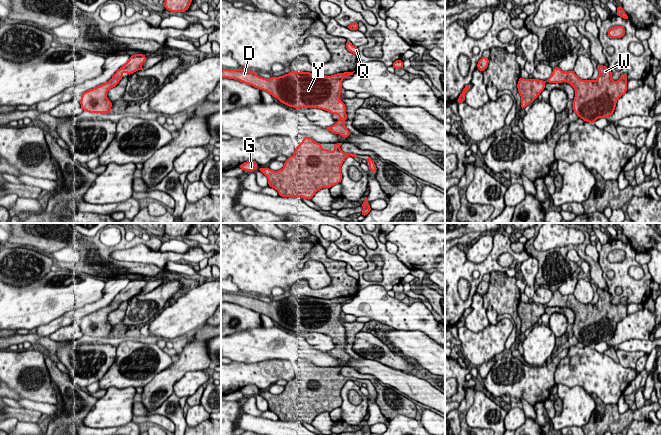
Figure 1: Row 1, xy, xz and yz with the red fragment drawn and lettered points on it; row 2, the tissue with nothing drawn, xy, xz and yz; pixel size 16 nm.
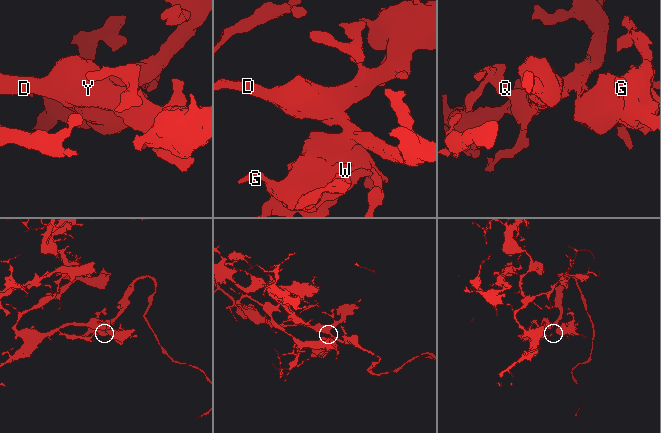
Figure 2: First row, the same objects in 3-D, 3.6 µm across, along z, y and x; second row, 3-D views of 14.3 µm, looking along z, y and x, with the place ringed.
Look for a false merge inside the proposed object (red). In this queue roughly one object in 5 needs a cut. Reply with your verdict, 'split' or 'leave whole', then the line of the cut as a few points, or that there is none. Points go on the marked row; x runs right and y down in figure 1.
leave whole | no cut

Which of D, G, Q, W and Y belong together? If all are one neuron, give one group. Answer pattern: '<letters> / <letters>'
D G Q W Y

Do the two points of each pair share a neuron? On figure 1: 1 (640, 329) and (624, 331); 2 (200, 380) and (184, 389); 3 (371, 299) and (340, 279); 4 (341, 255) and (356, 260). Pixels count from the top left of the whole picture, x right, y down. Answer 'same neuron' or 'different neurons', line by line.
1: same neuron
2: same neuron
3: different neurons
4: same neuron

